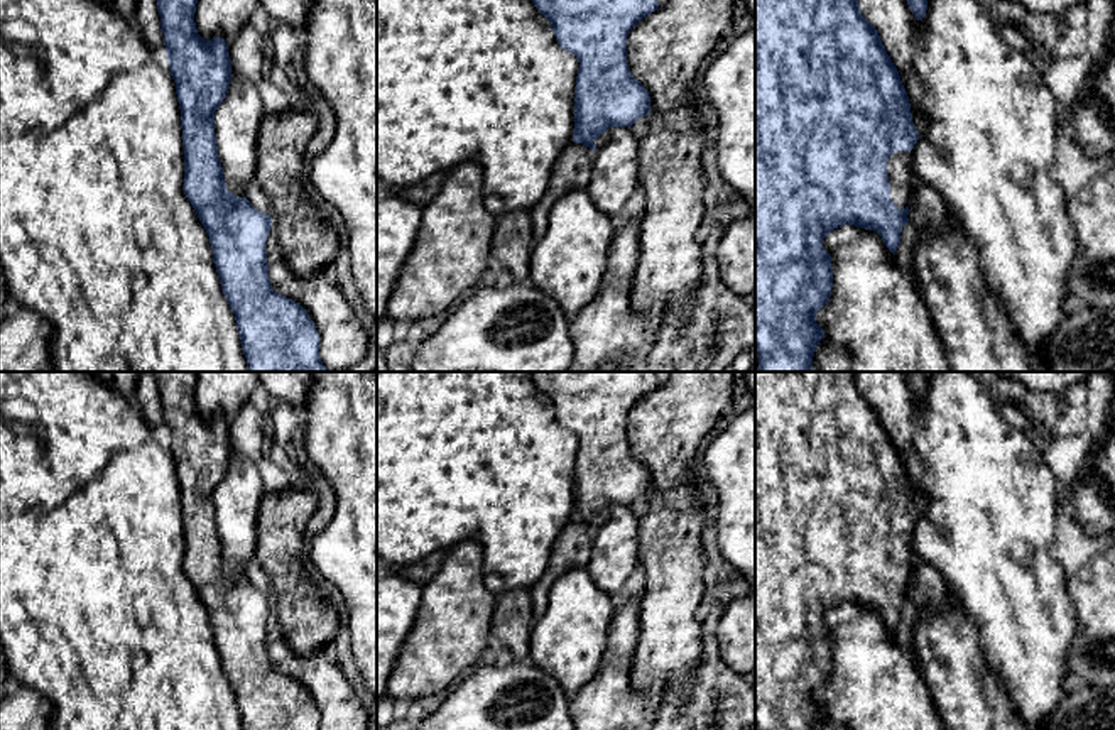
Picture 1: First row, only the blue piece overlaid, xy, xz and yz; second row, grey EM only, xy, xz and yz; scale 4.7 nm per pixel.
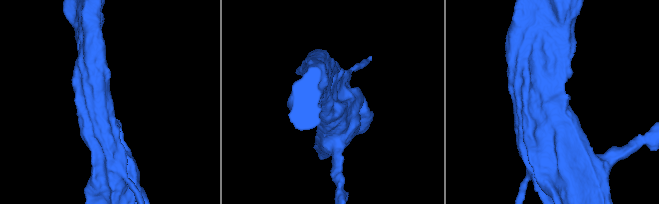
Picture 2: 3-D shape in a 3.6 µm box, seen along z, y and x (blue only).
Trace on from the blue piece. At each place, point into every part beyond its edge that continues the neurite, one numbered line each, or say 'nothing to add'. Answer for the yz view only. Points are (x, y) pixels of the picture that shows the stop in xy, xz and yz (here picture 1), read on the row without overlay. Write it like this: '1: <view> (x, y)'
1: yz (901, 551)

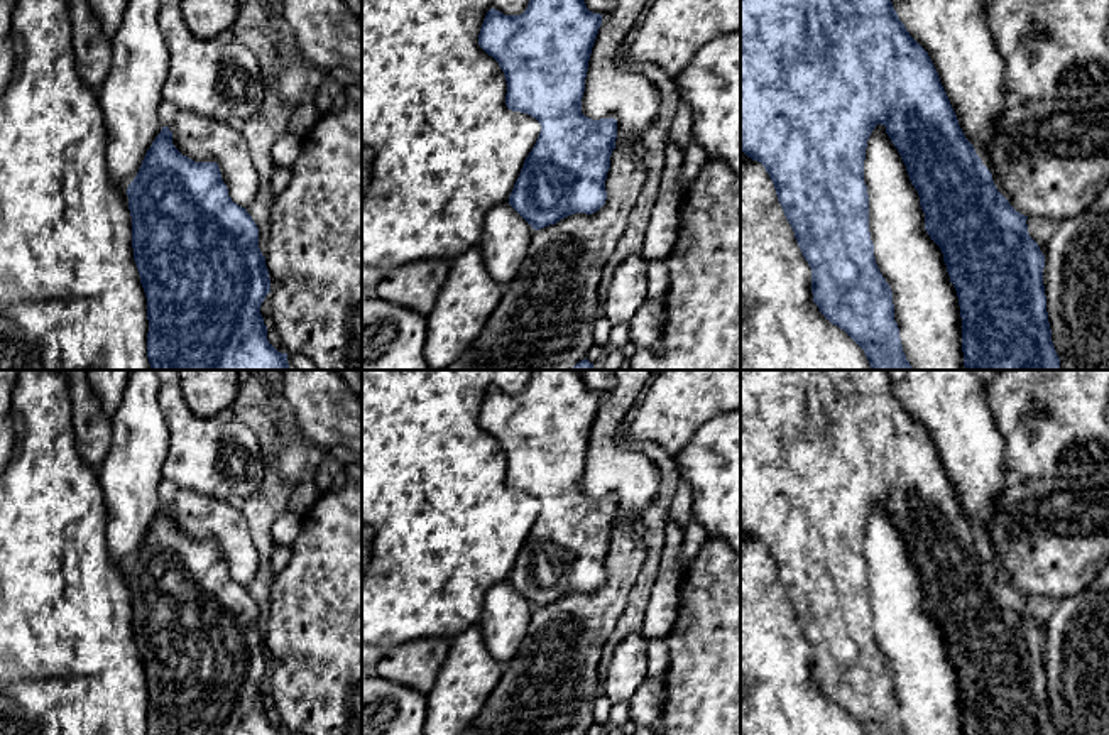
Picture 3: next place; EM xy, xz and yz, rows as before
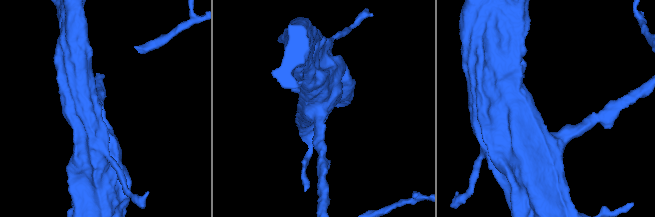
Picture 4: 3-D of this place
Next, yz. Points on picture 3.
nothing to add

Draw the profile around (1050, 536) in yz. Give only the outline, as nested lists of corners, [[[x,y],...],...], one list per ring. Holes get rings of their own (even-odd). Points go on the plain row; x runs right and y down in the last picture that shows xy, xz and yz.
[[[1109,476],[1014,478],[997,497],[984,542],[1021,593],[1057,600],[1080,593],[1109,563]]]

